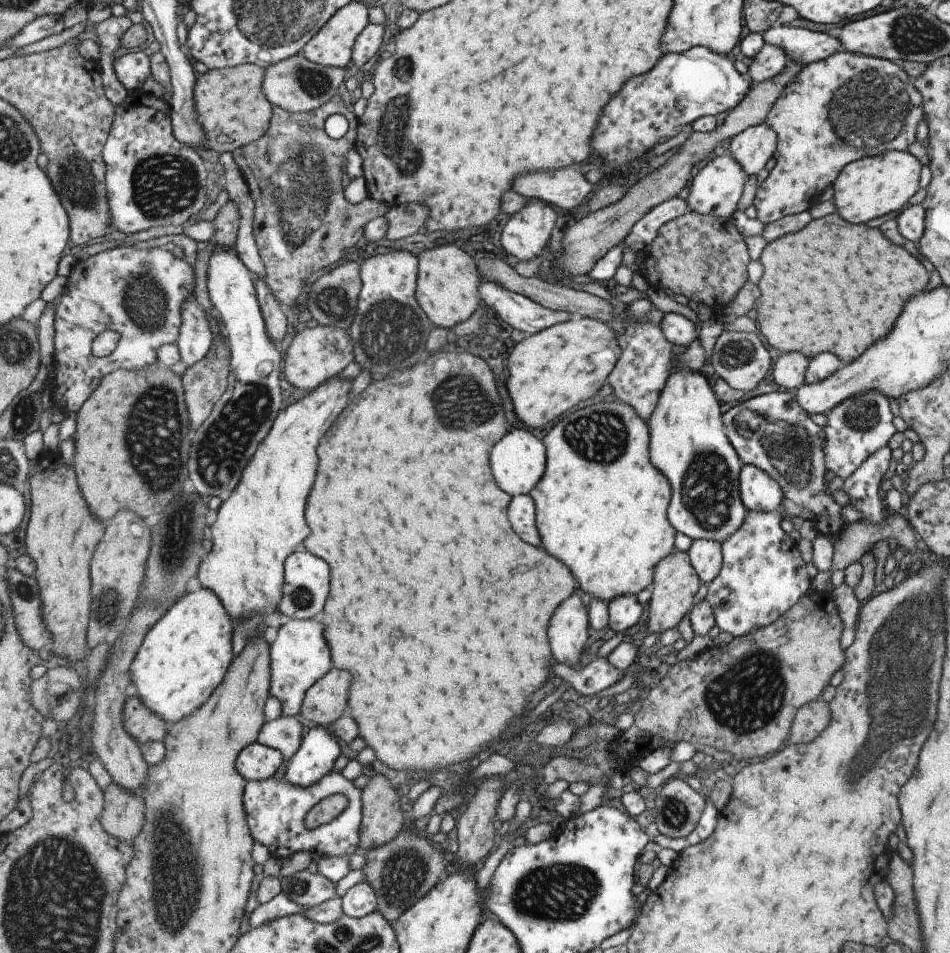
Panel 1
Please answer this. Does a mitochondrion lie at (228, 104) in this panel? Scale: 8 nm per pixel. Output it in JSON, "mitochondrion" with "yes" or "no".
{"mitochondrion":"no"}

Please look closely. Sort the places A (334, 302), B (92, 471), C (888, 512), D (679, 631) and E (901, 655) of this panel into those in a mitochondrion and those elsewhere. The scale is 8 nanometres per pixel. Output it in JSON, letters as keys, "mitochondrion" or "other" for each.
{"A":"mitochondrion","B":"other","C":"other","D":"other","E":"mitochondrion"}

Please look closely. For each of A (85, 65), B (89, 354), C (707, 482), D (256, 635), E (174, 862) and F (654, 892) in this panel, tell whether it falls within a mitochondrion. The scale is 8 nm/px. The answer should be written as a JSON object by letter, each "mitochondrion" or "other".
{"A":"other","B":"other","C":"mitochondrion","D":"other","E":"mitochondrion","F":"other"}

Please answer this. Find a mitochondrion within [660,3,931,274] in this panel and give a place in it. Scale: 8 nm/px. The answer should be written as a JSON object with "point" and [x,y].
{"point":[871,109]}

